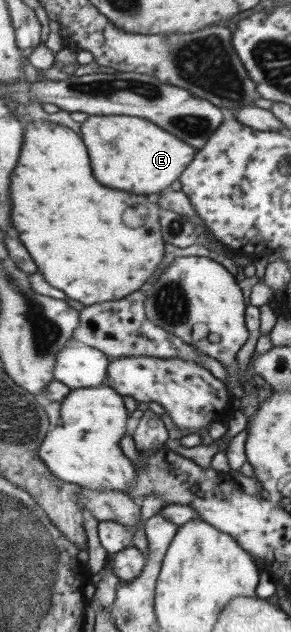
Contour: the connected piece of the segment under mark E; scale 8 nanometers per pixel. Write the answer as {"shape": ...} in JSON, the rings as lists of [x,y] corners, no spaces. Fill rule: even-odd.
{"shape":[[[88,115],[80,128],[79,134],[97,182],[109,188],[133,190],[135,194],[151,194],[151,198],[177,180],[196,154],[189,144],[165,134],[165,130],[153,126],[153,122],[147,122],[145,118]]]}

